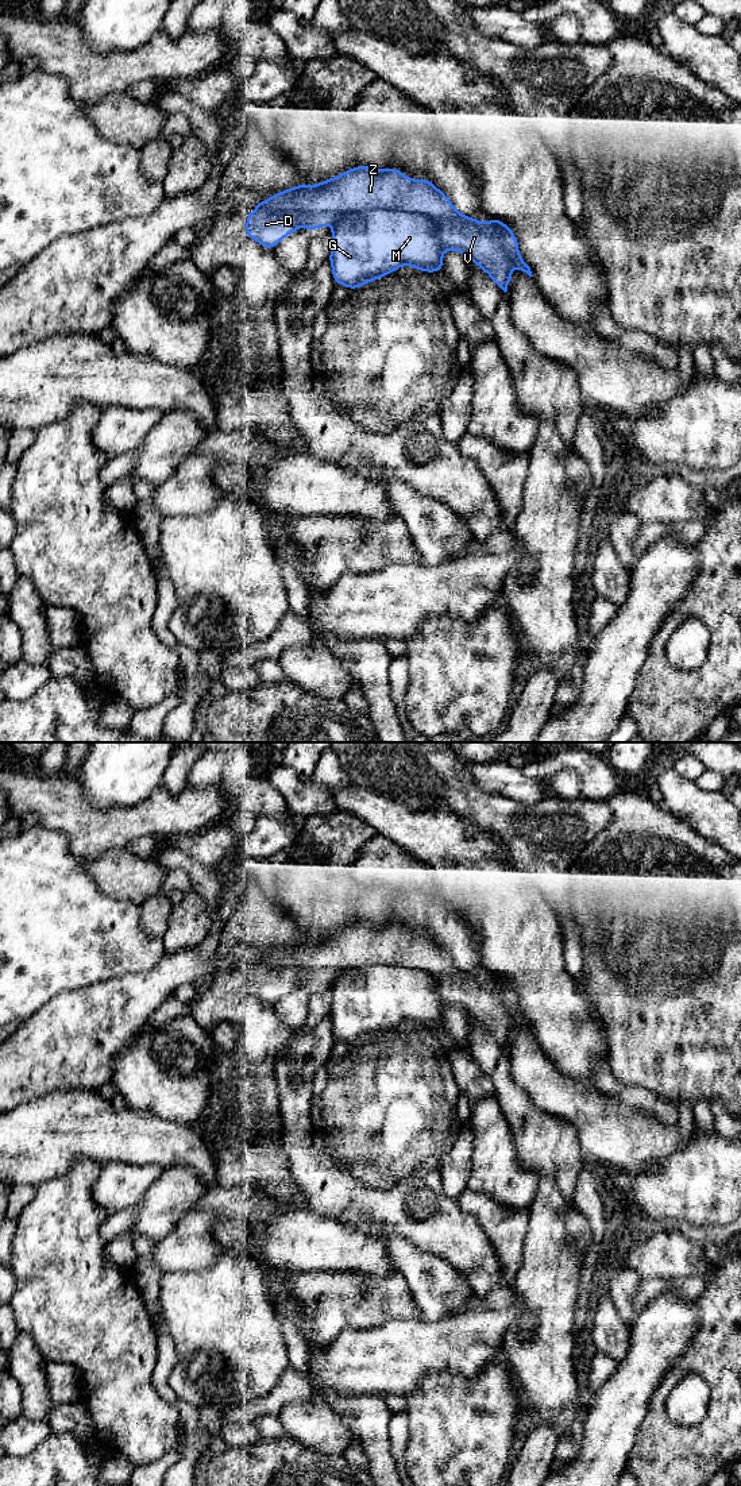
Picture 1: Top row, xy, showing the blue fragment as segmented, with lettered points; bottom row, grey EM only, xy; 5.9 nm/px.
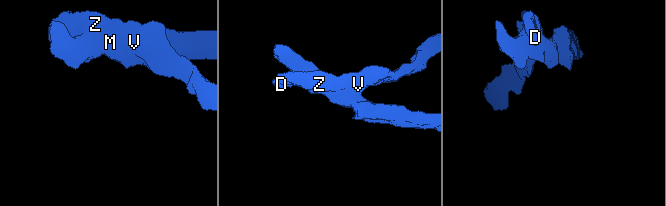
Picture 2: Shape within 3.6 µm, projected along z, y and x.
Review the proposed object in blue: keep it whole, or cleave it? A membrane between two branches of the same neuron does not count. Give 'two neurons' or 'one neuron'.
two neurons

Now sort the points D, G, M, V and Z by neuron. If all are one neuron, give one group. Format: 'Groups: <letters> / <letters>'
Groups: D V Z / G M

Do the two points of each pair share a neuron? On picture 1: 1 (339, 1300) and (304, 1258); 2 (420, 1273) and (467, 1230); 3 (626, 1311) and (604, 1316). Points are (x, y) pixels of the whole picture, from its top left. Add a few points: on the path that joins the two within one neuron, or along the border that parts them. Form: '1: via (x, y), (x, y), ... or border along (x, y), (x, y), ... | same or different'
1: border along (288, 1270), (347, 1272) | different
2: border along (410, 1241), (419, 1247), (444, 1258), (462, 1277) | different
3: border along (604, 1289), (617, 1312), (630, 1322) | different

